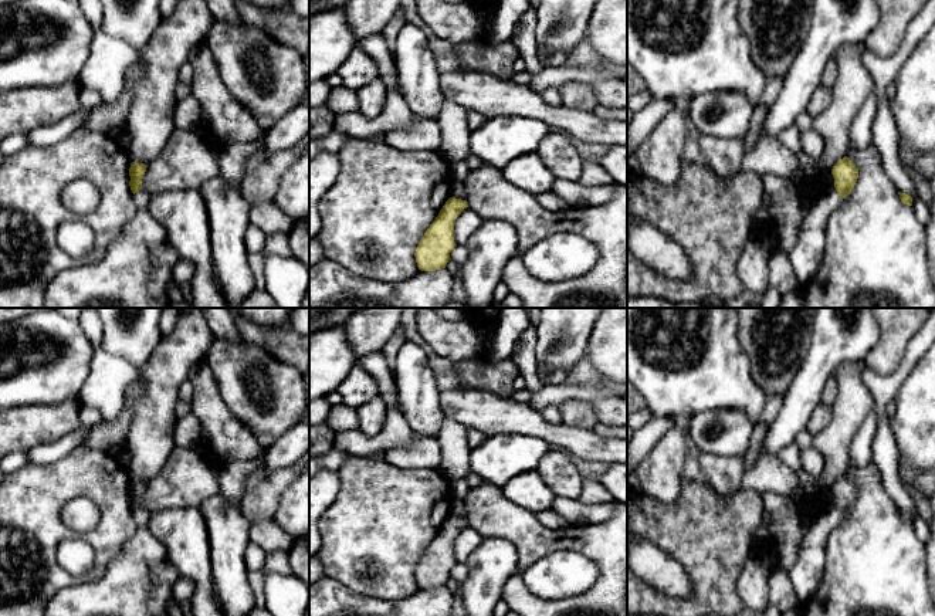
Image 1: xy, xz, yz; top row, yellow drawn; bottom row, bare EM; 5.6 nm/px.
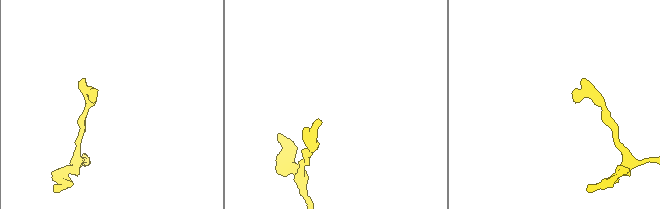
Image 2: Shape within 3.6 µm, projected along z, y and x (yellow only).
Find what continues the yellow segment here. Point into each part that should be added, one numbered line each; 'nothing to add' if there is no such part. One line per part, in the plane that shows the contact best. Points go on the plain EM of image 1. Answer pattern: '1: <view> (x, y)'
nothing to add

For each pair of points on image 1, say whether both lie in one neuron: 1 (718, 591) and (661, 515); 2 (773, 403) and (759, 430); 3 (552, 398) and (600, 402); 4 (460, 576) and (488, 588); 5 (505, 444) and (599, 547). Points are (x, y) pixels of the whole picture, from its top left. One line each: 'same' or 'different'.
1: same
2: same
3: same
4: different
5: different

